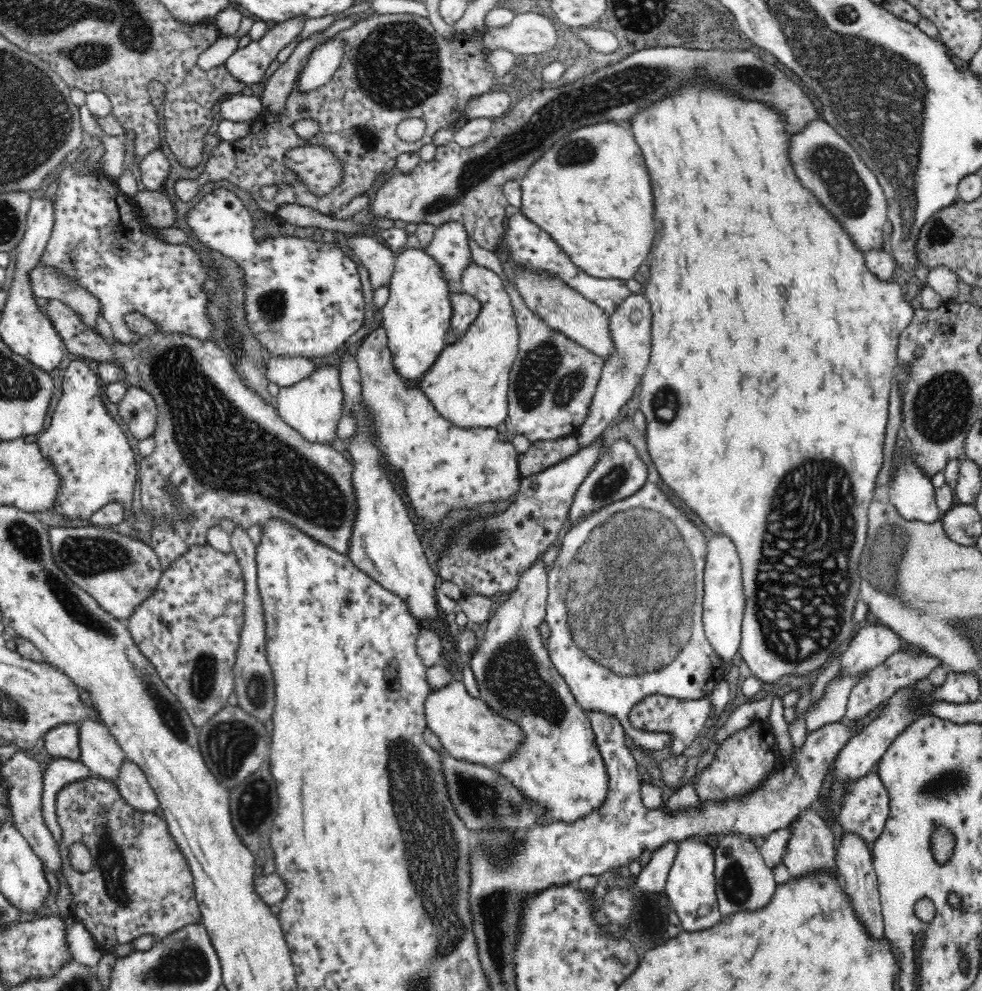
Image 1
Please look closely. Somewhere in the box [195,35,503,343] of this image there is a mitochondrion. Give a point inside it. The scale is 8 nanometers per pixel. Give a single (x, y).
(271, 306)

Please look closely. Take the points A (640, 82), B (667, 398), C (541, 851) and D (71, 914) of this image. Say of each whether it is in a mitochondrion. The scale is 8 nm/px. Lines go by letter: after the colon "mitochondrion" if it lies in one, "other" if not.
A: mitochondrion
B: mitochondrion
C: other
D: other

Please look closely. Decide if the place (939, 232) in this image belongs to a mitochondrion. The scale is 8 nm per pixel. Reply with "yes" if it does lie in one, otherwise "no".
yes

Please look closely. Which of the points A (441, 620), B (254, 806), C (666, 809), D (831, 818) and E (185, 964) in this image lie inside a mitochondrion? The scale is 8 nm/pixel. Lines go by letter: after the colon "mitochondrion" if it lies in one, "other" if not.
A: other
B: mitochondrion
C: other
D: other
E: mitochondrion

